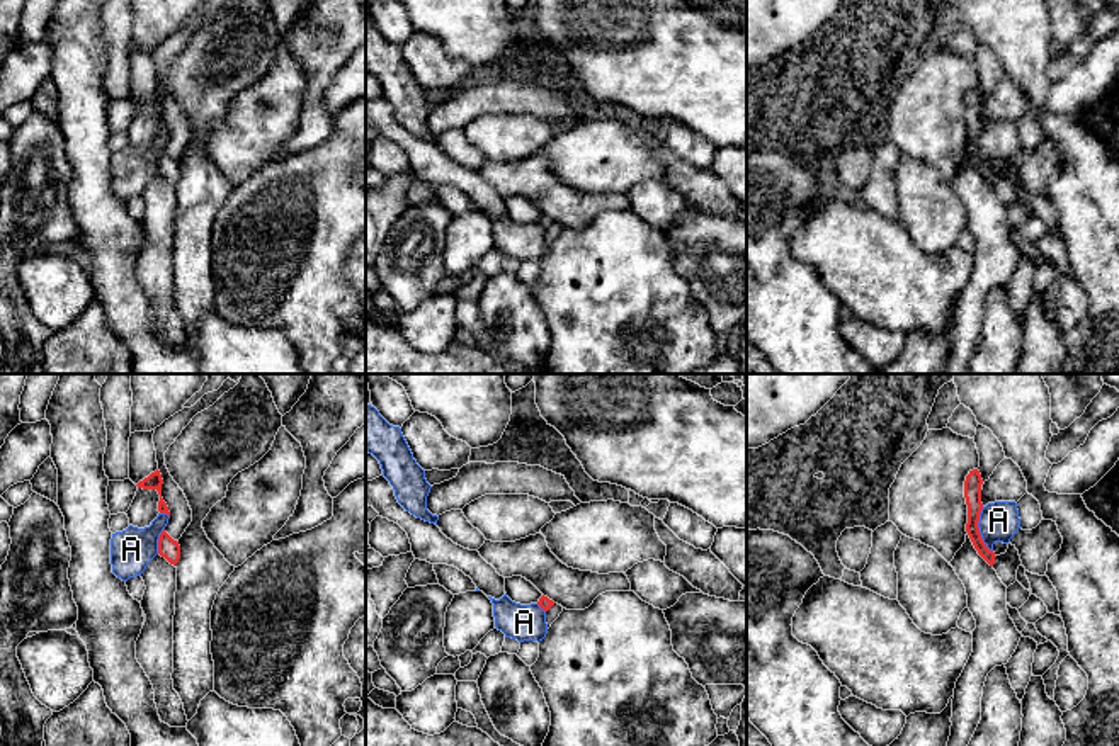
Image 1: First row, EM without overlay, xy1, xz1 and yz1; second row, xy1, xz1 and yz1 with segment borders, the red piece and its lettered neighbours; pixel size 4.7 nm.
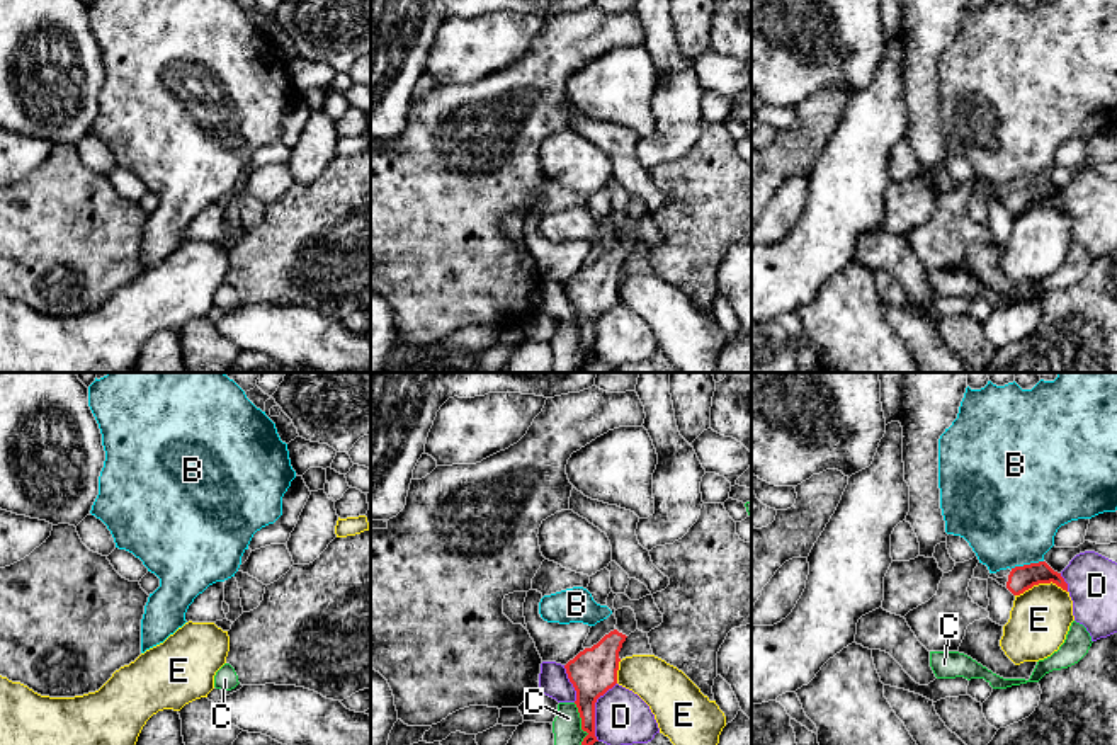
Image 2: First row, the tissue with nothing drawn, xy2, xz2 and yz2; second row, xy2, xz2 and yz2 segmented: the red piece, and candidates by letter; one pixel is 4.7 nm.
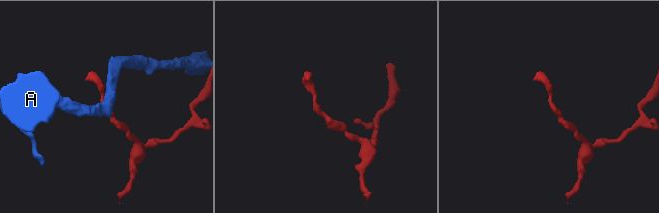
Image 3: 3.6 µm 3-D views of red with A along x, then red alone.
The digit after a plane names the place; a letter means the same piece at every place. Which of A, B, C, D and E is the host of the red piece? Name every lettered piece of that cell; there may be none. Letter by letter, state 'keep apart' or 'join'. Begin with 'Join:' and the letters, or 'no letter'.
Join: no letter
A: keep apart
B: keep apart
C: keep apart
D: keep apart
E: keep apart

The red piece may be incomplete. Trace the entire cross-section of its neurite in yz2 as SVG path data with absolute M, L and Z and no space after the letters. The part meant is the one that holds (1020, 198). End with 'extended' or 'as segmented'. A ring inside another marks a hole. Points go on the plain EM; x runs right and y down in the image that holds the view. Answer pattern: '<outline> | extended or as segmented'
M1046 180L1015 185L1003 197L998 197L995 192L991 192L989 197L1006 206L1013 214L1020 214L1034 204L1051 201L1068 211L1068 202L1061 192L1054 191Z | extended

